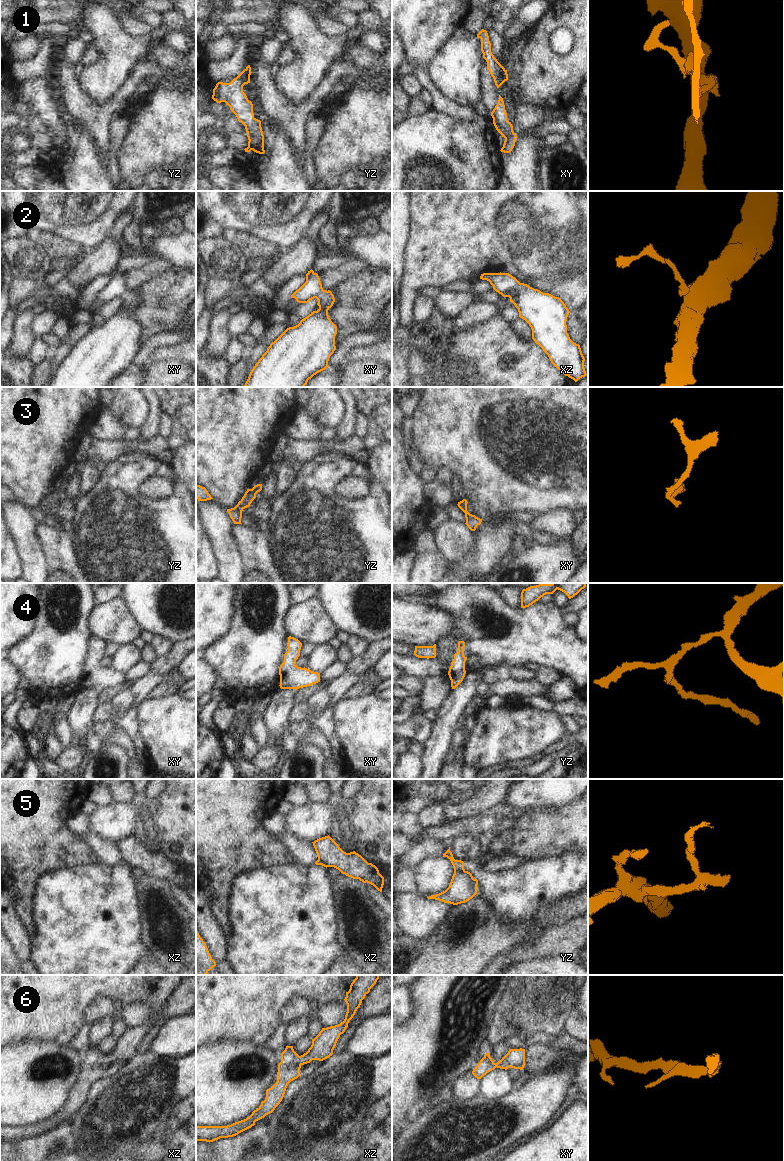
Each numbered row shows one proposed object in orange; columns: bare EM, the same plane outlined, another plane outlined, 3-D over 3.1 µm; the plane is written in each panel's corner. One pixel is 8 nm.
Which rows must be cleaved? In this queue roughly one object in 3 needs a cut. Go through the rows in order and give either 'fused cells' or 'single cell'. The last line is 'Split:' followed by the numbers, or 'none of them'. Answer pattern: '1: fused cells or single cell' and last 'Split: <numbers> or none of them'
1: single cell
2: single cell
3: single cell
4: single cell
5: fused cells
6: single cell
Split: 5

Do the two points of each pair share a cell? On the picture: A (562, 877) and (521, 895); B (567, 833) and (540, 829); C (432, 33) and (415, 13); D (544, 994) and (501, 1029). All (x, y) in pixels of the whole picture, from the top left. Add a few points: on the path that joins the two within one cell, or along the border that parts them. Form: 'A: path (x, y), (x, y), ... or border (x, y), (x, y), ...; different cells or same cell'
A: path (552, 879), (531, 885); same cell
B: path (560, 831), (547, 831); same cell
C: path (426, 27), (420, 24), (418, 19); same cell
D: path (533, 1005), (524, 1014), (516, 1014), (512, 1018); same cell

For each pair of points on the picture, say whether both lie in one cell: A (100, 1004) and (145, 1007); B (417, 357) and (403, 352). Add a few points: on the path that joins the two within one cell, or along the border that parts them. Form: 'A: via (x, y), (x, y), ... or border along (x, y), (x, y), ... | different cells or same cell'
A: via (111, 1011), (134, 1012) | same cell
B: border along (410, 344), (407, 358), (409, 376) | different cells

